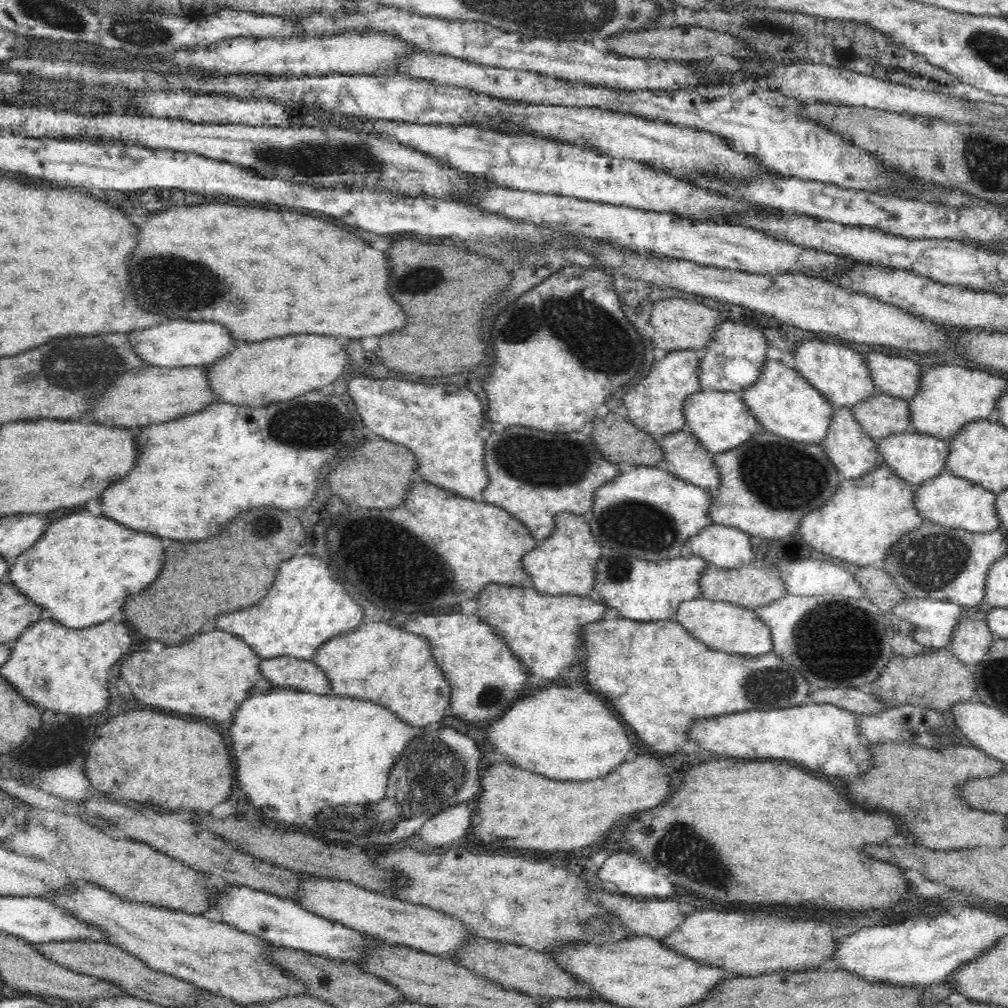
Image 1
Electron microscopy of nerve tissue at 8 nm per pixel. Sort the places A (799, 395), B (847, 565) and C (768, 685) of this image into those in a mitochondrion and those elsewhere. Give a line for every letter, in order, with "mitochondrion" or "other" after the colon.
A: other
B: other
C: mitochondrion

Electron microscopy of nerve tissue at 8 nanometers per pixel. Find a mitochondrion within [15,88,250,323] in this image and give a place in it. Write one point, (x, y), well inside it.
(173, 284)

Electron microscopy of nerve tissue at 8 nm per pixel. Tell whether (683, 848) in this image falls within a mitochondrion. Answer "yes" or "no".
yes

